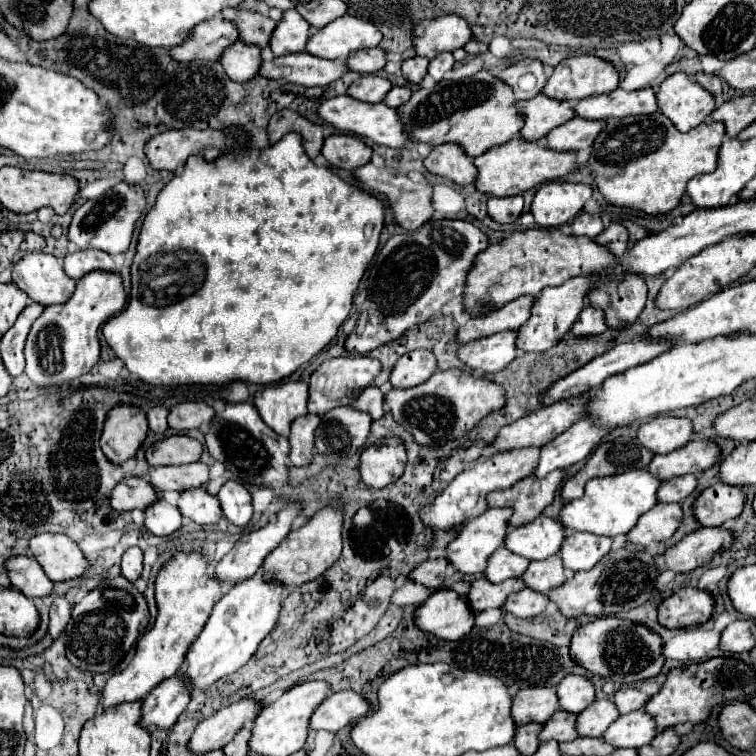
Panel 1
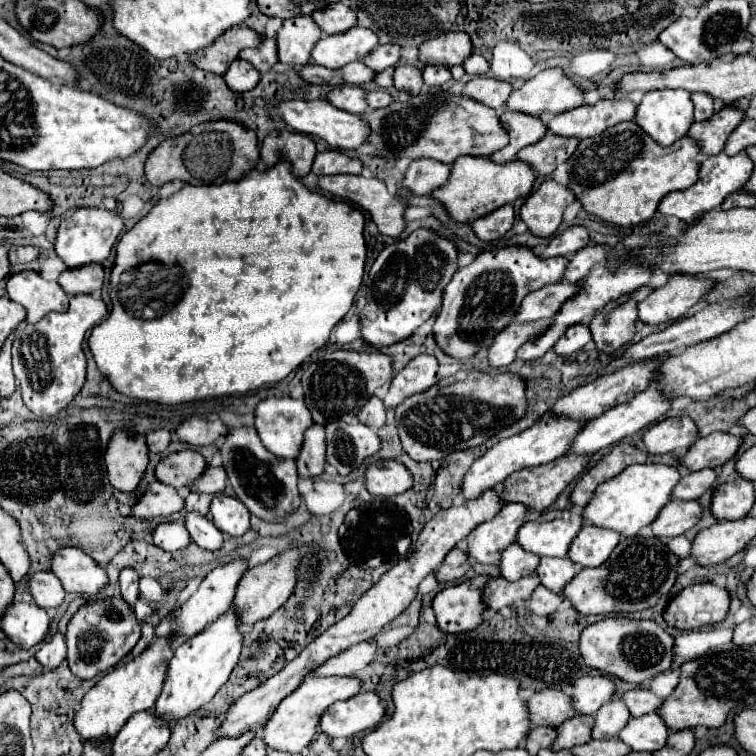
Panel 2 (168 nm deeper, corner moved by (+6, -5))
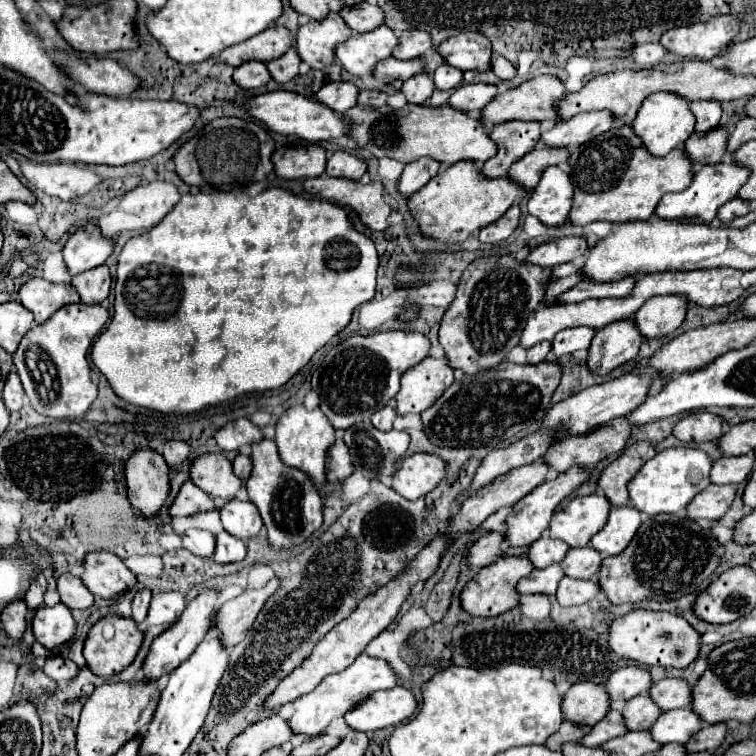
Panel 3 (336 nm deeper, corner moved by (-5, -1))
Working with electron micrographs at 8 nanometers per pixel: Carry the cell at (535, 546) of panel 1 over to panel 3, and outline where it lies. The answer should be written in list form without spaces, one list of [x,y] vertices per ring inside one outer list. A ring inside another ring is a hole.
[[[603,493],[575,497],[563,509],[555,511],[549,527],[551,539],[563,539],[571,547],[583,547],[603,529],[611,503]]]

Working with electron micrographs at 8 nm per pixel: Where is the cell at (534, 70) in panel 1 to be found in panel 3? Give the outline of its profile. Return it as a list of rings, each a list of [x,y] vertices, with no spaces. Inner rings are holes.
[[[467,83],[467,85],[461,85],[449,97],[449,103],[457,111],[463,111],[463,113],[469,113],[469,115],[477,115],[495,95],[497,95],[497,87],[495,85]]]

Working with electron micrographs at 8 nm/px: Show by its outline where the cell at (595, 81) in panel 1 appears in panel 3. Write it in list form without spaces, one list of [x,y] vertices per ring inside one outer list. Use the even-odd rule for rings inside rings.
[[[539,75],[533,77],[525,83],[521,83],[515,89],[507,89],[501,95],[495,95],[491,103],[487,103],[481,111],[481,121],[487,127],[505,123],[505,121],[515,121],[515,119],[527,119],[527,121],[545,121],[545,119],[555,119],[555,103],[565,95],[563,83],[553,77],[553,75]]]

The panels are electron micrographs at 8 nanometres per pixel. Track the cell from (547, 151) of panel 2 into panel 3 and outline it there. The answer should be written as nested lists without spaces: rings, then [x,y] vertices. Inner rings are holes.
[[[535,147],[523,159],[515,161],[509,171],[509,179],[513,179],[525,191],[533,191],[543,175],[543,171],[551,165],[561,165],[567,161],[567,149],[543,151],[543,147]]]

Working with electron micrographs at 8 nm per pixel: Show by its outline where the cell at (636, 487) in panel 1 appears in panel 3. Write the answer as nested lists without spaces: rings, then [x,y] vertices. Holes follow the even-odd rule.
[[[669,447],[665,451],[659,451],[647,465],[639,469],[635,479],[629,483],[629,495],[631,505],[643,511],[649,517],[655,517],[659,513],[677,513],[685,509],[697,493],[701,493],[711,481],[709,471],[713,467],[713,461],[709,455],[697,447]]]

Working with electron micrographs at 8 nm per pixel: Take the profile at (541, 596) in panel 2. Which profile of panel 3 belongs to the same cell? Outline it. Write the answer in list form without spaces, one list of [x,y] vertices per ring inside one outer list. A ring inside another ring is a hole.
[[[563,577],[559,583],[559,591],[557,591],[557,601],[565,607],[571,605],[581,605],[591,601],[597,593],[601,591],[599,579],[571,579],[571,577]]]

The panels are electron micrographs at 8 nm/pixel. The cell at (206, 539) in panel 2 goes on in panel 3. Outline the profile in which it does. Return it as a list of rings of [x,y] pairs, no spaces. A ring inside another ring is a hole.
[[[227,531],[217,533],[217,549],[215,549],[215,563],[233,563],[233,561],[243,561],[247,555],[245,541],[235,539],[227,535]]]

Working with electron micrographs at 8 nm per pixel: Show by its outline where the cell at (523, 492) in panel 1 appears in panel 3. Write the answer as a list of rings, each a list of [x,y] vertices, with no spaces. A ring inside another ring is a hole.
[[[617,417],[609,425],[597,427],[595,431],[583,435],[569,435],[563,441],[555,443],[545,461],[559,473],[567,471],[571,465],[597,465],[601,459],[625,449],[625,443],[631,435],[631,421],[627,417]]]

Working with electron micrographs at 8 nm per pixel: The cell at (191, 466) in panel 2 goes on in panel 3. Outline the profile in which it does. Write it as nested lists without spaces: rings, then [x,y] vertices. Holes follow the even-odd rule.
[[[207,453],[193,461],[191,481],[213,499],[231,501],[243,485],[233,473],[233,463],[221,453]]]

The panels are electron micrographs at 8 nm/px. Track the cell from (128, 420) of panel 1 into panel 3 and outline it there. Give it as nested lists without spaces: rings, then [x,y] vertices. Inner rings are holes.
[[[139,449],[127,461],[127,487],[131,505],[151,519],[169,497],[169,467],[153,449]]]

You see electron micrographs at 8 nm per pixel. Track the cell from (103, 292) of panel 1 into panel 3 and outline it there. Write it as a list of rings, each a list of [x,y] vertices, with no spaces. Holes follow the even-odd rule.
[[[75,303],[61,307],[51,319],[35,325],[21,339],[17,351],[13,353],[15,369],[23,383],[25,395],[39,415],[57,421],[83,419],[97,397],[97,385],[91,381],[87,351],[107,319],[109,313],[101,305],[87,307],[83,303]]]

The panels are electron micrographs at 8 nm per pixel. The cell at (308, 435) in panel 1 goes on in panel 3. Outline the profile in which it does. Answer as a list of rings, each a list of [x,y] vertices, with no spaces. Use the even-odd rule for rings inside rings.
[[[337,441],[331,447],[331,455],[327,455],[327,481],[343,481],[353,473],[353,461],[343,441]]]

